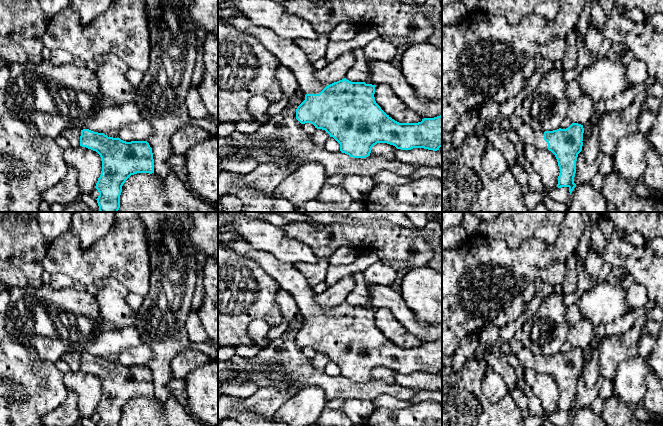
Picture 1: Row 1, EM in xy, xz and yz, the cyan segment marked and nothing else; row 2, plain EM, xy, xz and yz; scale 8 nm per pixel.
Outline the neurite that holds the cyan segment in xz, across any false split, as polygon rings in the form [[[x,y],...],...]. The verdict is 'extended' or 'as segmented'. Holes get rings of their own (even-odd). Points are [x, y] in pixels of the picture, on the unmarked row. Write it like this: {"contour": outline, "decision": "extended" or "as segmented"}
{"contour": [[[238,238],[227,244],[228,248],[234,250],[242,257],[248,258],[257,263],[267,274],[276,280],[280,288],[289,292],[294,298],[299,312],[305,317],[305,324],[296,333],[296,343],[301,347],[311,347],[317,353],[325,354],[330,361],[333,361],[340,368],[340,375],[353,382],[366,382],[370,380],[372,371],[377,367],[387,367],[401,374],[413,372],[424,372],[437,375],[442,371],[442,339],[434,342],[424,342],[418,347],[399,347],[387,339],[375,325],[375,309],[365,306],[351,306],[346,302],[330,309],[322,309],[316,302],[316,294],[301,271],[293,264],[278,260],[271,253],[254,248],[245,239]]], "decision": "extended"}

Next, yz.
{"contour": [[[572,347],[566,353],[559,352],[553,355],[535,356],[528,348],[523,348],[516,356],[521,362],[524,370],[532,370],[543,374],[549,374],[555,379],[560,393],[557,411],[568,411],[571,418],[576,411],[576,408],[574,407],[574,401],[576,397],[577,381],[582,375],[583,370],[583,349]]], "decision": "extended"}

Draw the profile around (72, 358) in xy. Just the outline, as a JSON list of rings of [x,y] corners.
[[[69,351],[64,353],[60,359],[68,364],[71,371],[80,370],[80,360],[81,360],[80,353],[75,351]]]

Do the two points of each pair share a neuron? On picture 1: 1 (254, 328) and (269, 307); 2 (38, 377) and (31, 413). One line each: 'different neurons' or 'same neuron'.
1: different neurons
2: same neuron

